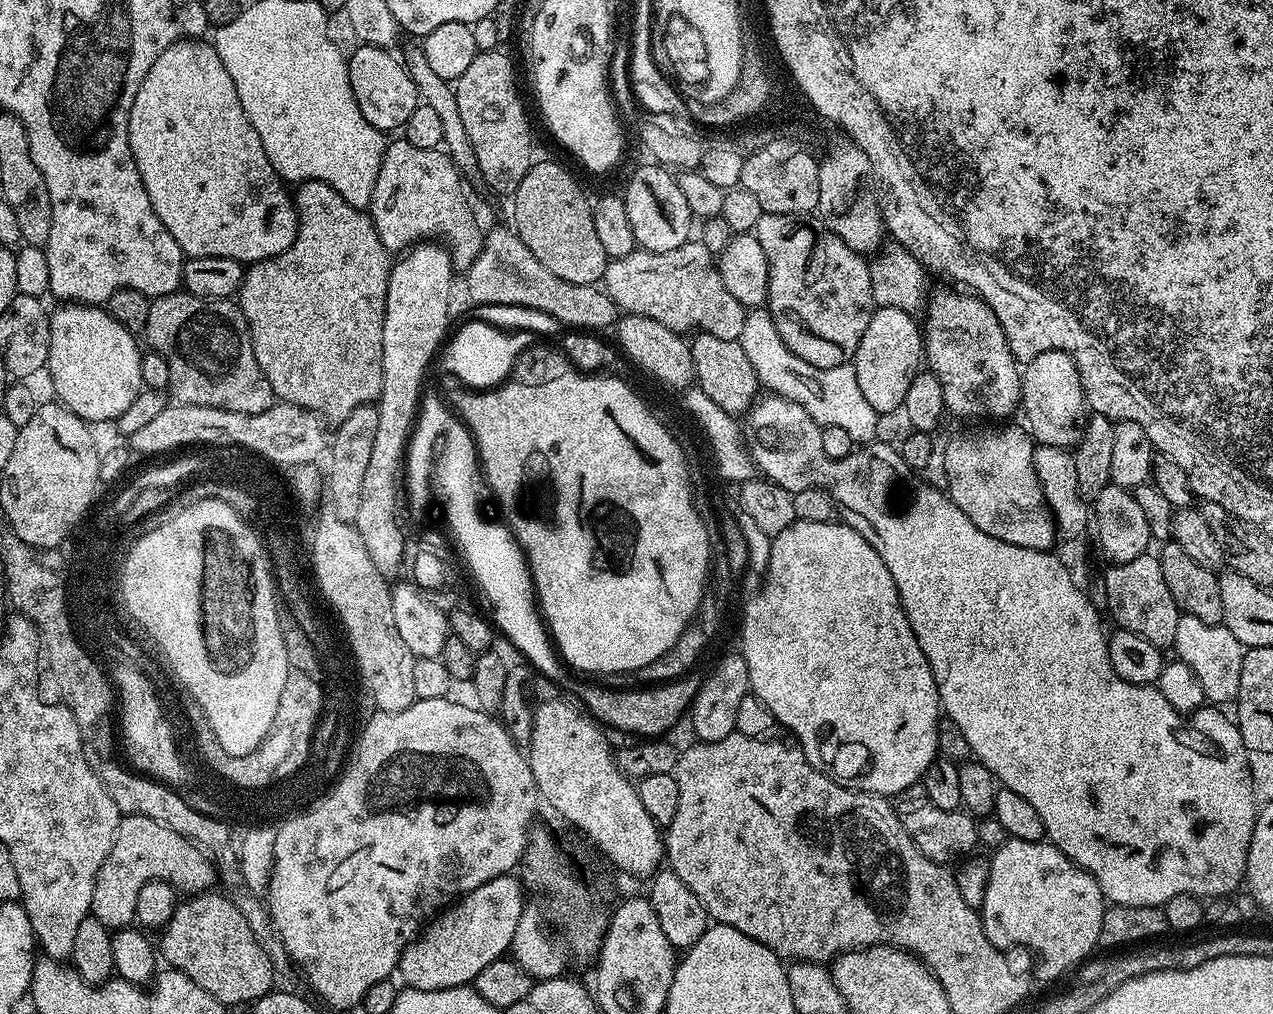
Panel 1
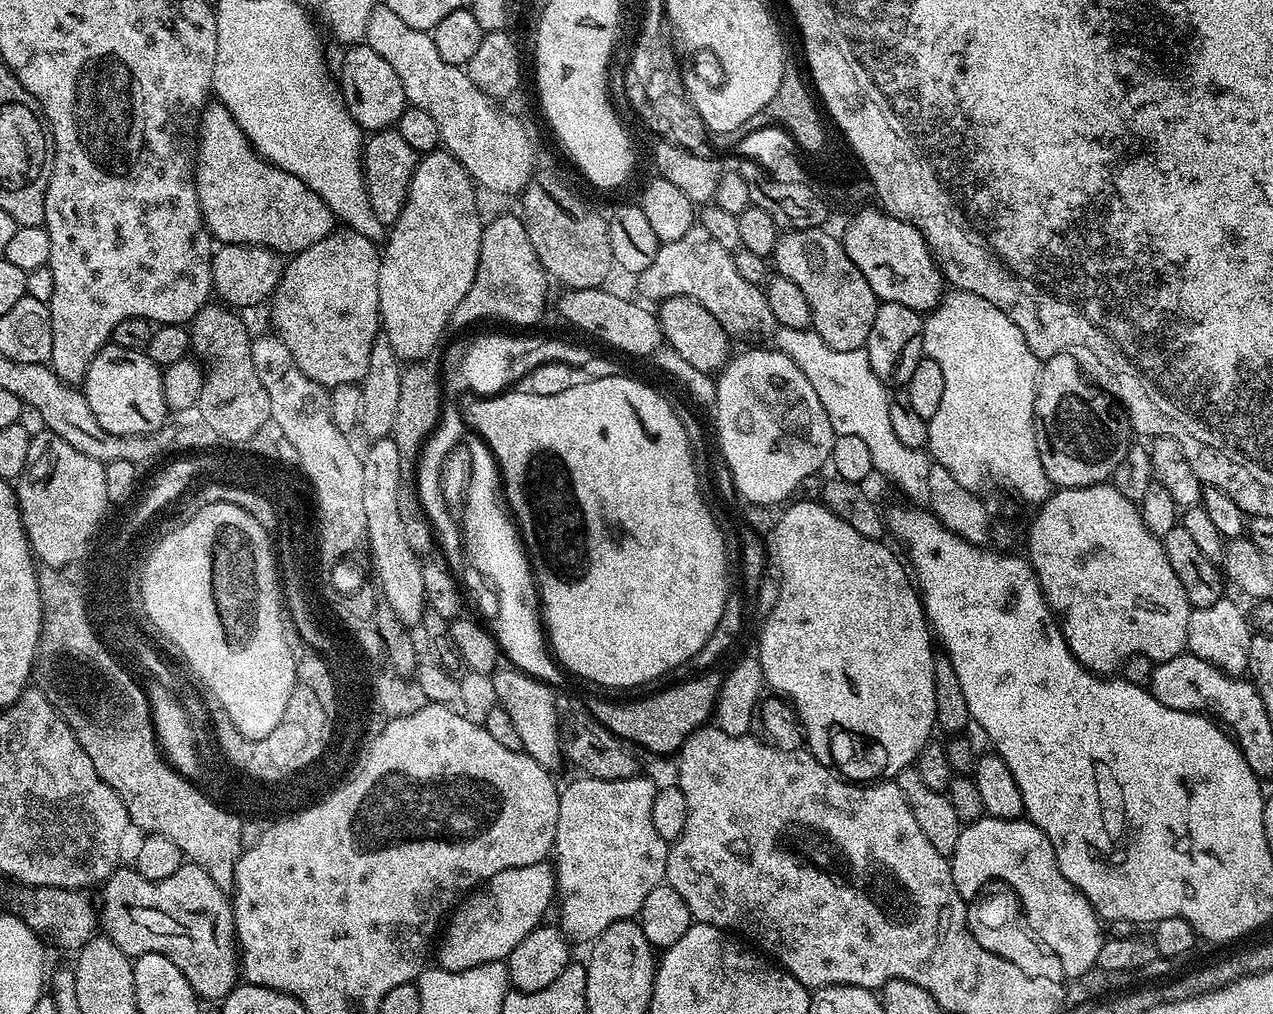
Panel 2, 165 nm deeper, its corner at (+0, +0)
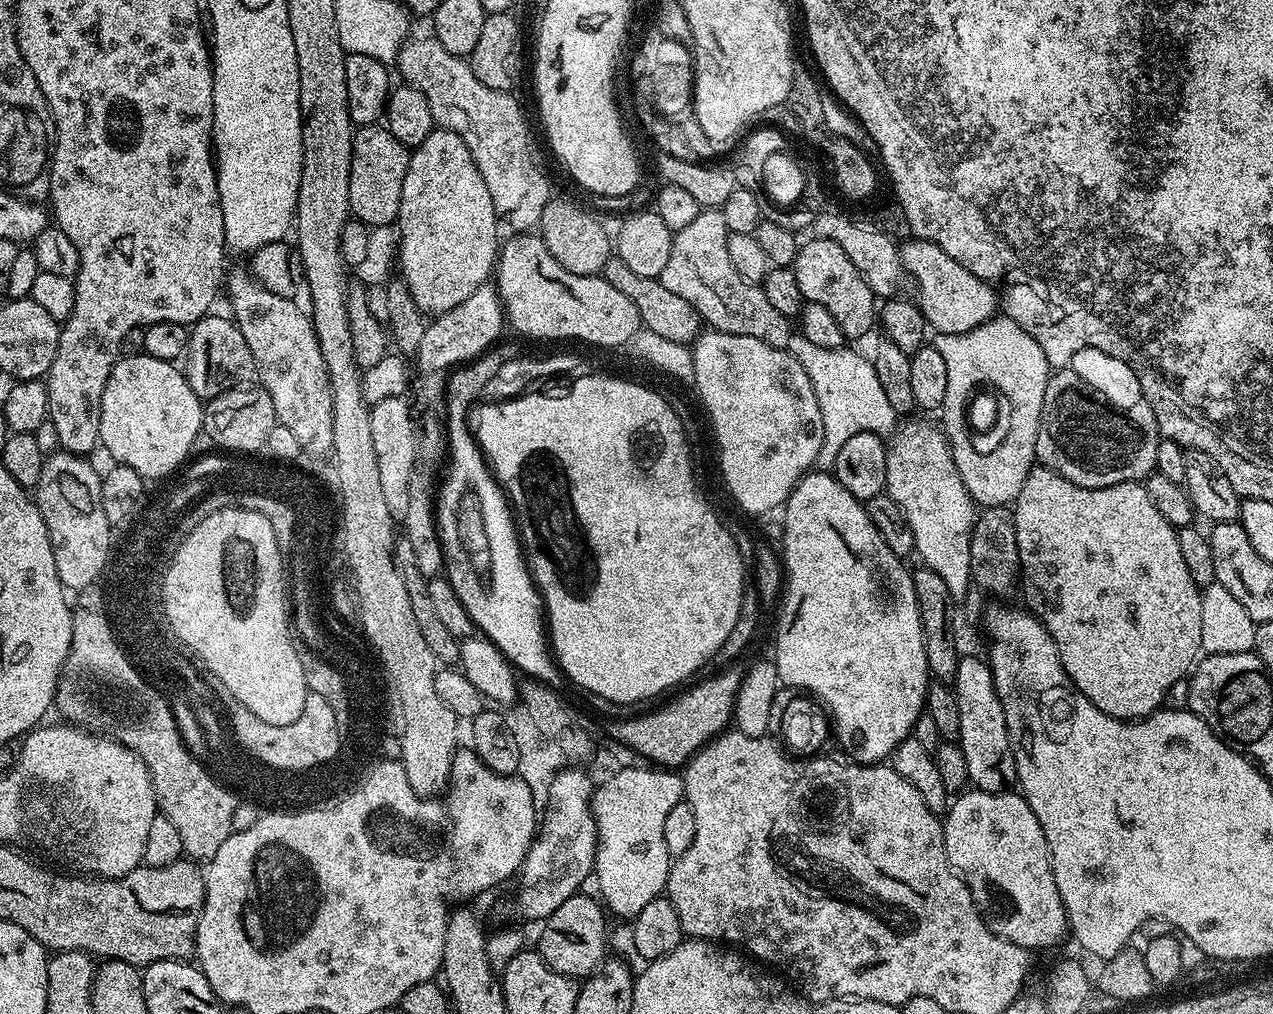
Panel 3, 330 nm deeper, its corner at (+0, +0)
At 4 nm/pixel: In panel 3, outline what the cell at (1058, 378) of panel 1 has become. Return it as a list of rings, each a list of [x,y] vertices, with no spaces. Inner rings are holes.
[[[1069,366],[1049,375],[1038,426],[1036,459],[1062,478],[1083,488],[1143,481],[1157,471],[1161,438],[1154,410],[1146,402],[1129,409],[1116,408]]]

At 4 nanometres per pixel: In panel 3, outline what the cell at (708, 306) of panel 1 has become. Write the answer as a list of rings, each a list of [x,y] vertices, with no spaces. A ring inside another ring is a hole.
[[[701,210],[690,226],[682,226],[682,230],[673,235],[666,270],[659,276],[662,286],[686,298],[709,329],[758,338],[775,348],[787,349],[794,335],[794,328],[788,325],[791,324],[789,317],[778,314],[778,310],[770,306],[763,287],[746,282],[746,278],[734,270],[730,263],[728,233],[726,218],[722,218],[719,210]]]

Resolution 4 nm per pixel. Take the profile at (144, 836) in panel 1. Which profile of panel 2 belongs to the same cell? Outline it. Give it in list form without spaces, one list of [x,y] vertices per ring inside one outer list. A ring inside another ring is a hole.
[[[31,886],[17,887],[12,896],[15,915],[20,917],[26,926],[37,936],[43,938],[49,945],[57,944],[65,948],[69,954],[79,952],[86,941],[98,932],[98,908],[84,890],[69,890],[67,888],[34,888]]]

